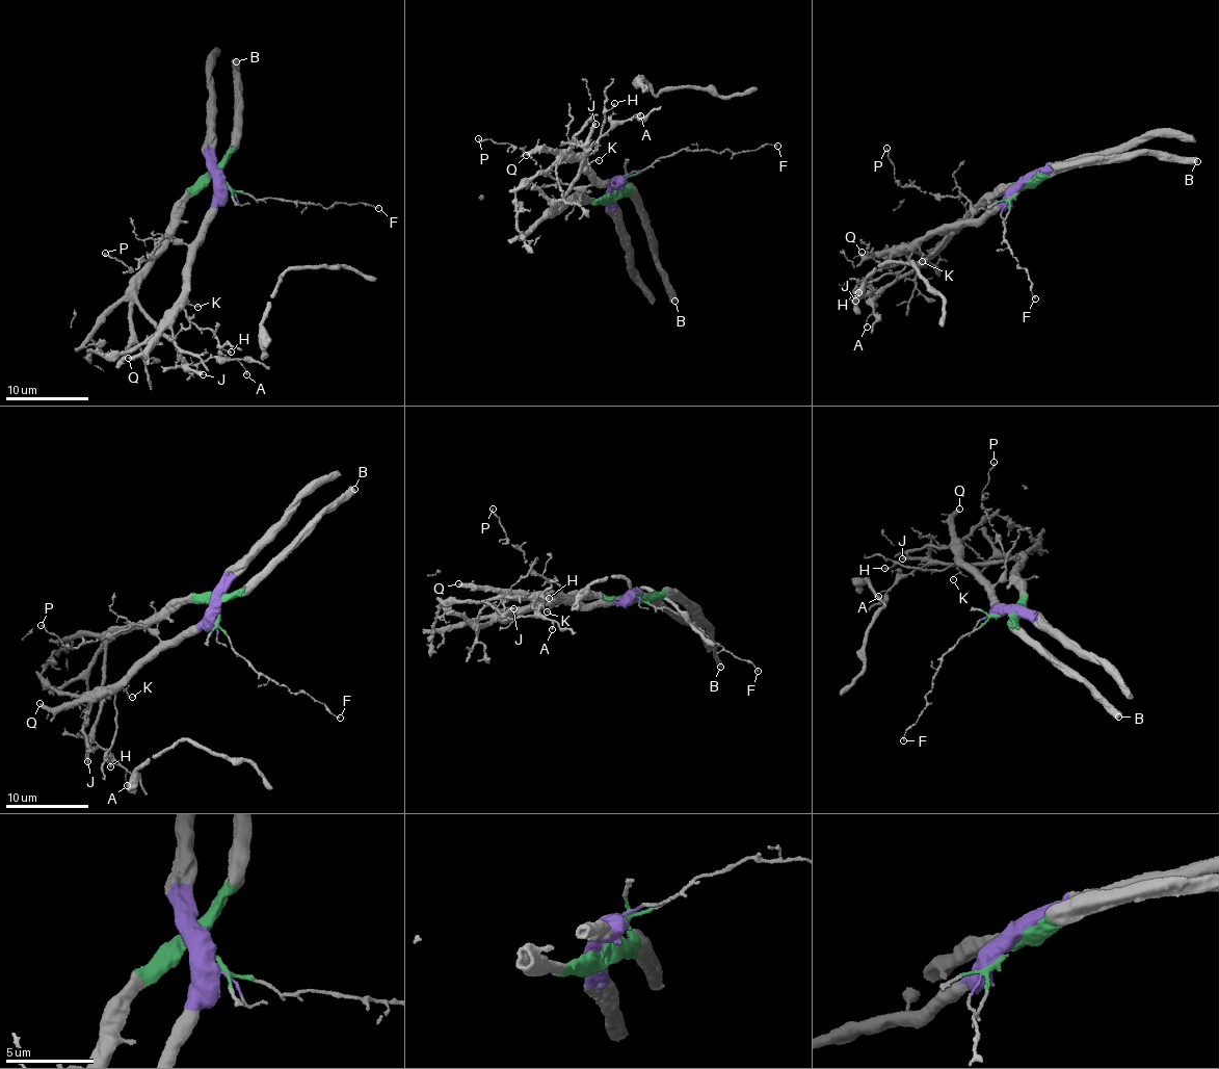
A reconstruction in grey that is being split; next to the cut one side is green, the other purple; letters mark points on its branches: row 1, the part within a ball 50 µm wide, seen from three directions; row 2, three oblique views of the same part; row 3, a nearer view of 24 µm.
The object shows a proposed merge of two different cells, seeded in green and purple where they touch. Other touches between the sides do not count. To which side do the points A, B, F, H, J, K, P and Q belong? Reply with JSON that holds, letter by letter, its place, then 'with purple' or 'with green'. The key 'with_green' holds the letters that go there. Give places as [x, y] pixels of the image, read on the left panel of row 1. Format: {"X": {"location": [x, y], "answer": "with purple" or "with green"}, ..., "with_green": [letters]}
{"A": {"location": [246, 374], "answer": "with green"}, "B": {"location": [236, 61], "answer": "with green"}, "F": {"location": [378, 208], "answer": "with green"}, "H": {"location": [231, 352], "answer": "with purple"}, "J": {"location": [203, 374], "answer": "with green"}, "K": {"location": [197, 307], "answer": "with purple"}, "P": {"location": [105, 253], "answer": "with purple"}, "Q": {"location": [128, 358], "answer": "with purple"}, "with_green": ["A", "B", "F", "J"]}

